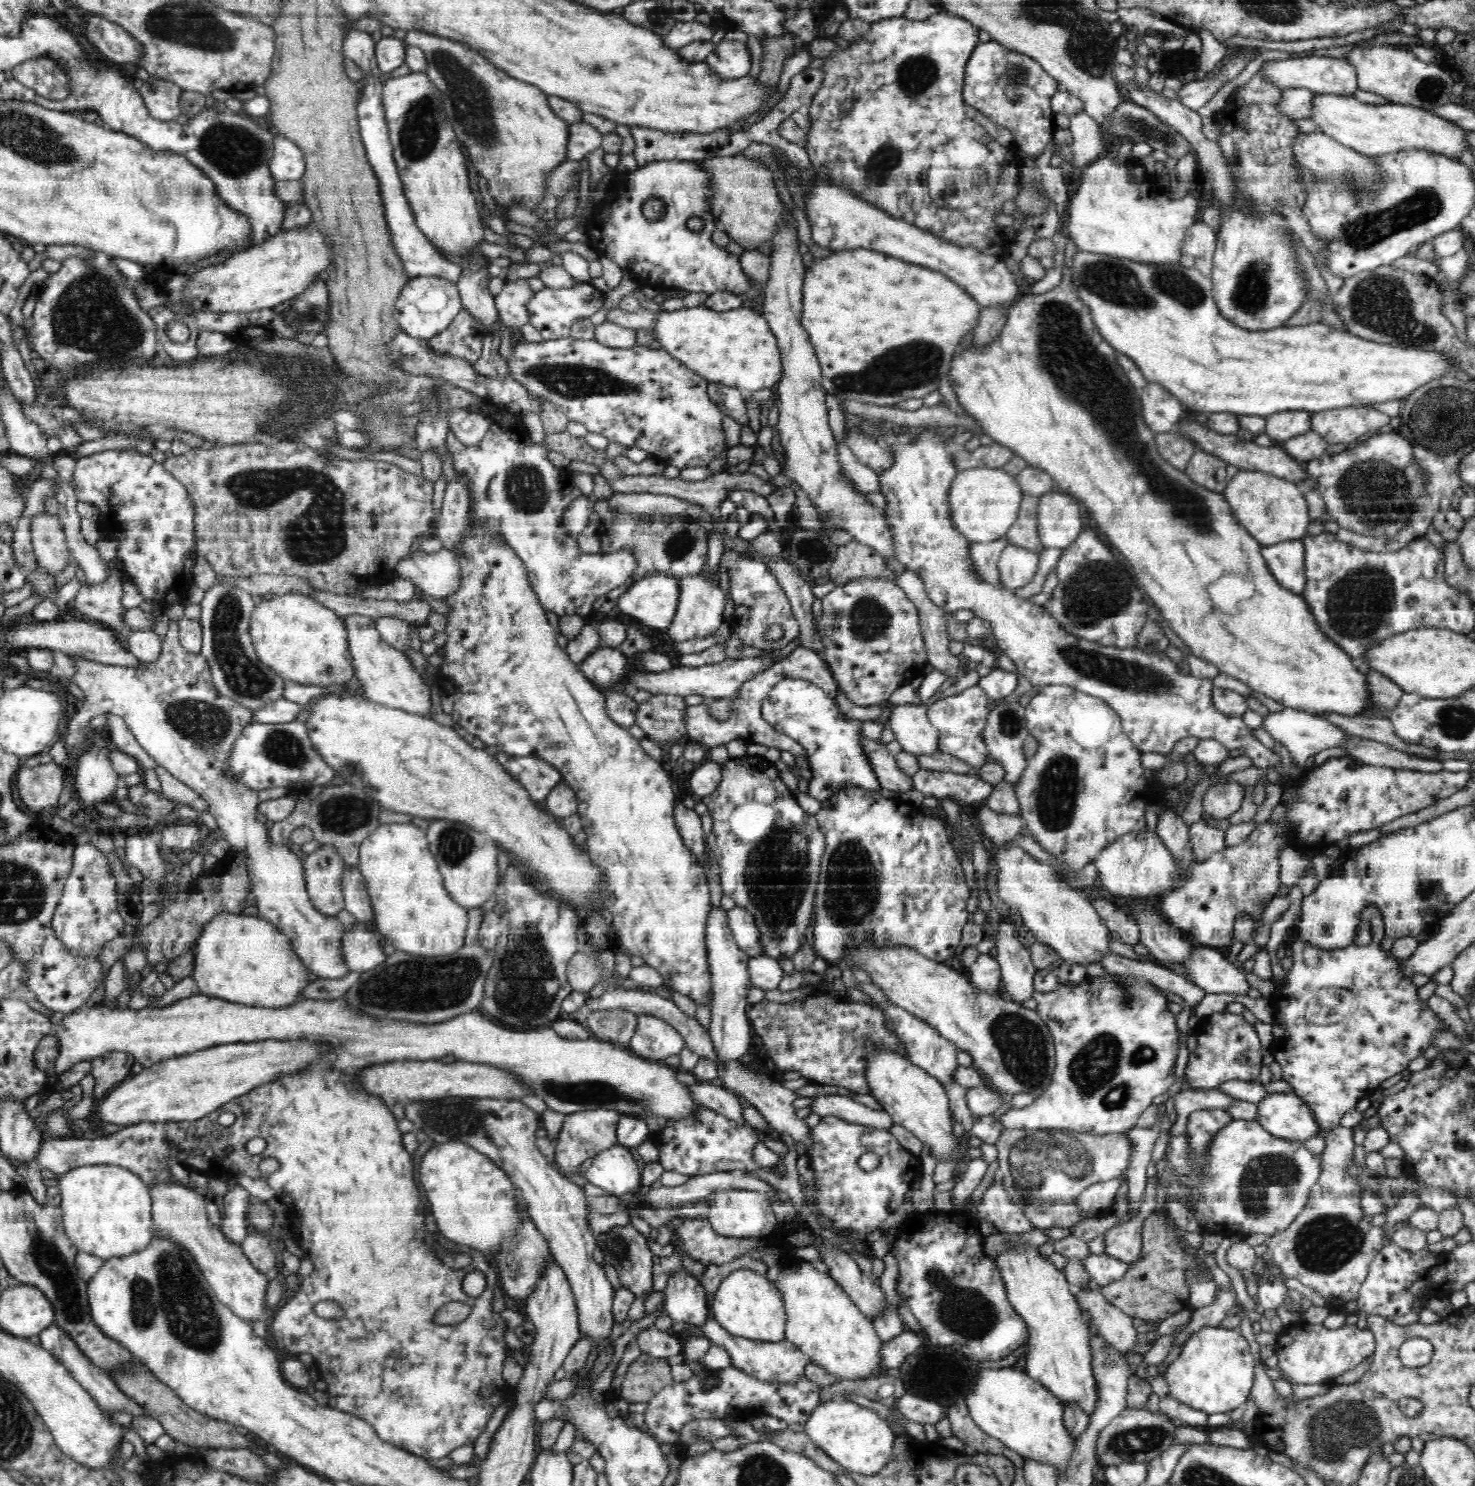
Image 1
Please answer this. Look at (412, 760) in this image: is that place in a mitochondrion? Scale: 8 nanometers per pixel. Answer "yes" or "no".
no

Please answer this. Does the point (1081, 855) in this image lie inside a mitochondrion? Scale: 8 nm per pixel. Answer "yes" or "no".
no

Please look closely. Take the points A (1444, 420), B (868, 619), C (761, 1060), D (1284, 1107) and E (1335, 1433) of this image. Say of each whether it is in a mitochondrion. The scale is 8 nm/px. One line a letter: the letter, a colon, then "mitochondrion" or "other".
A: mitochondrion
B: mitochondrion
C: other
D: other
E: mitochondrion

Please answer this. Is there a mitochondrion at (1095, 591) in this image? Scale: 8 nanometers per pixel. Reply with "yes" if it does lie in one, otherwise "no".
yes

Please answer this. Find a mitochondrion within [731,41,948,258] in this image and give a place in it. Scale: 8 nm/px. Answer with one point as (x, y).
(916, 75)

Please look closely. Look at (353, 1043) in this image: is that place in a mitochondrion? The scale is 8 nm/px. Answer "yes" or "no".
no

